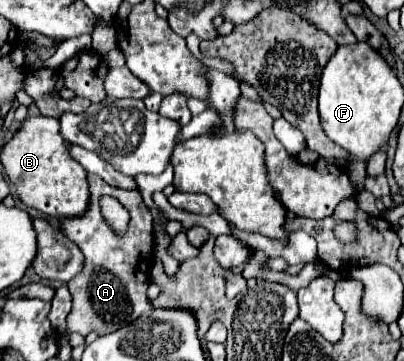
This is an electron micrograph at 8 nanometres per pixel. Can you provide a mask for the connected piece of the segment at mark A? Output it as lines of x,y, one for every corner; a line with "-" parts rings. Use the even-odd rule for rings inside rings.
88,175
90,185
90,205
82,217
64,217
60,231
74,241
84,253
84,269
70,283
72,311
66,317
66,331
86,337
96,331
98,335
108,335
120,327
136,321
140,315
154,309
152,301
146,297
148,289
148,265
154,261
154,227
152,215
142,201
138,189
114,189
98,175
-
98,197
116,197
130,211
130,225
124,237
114,237
110,227
102,223
98,209

